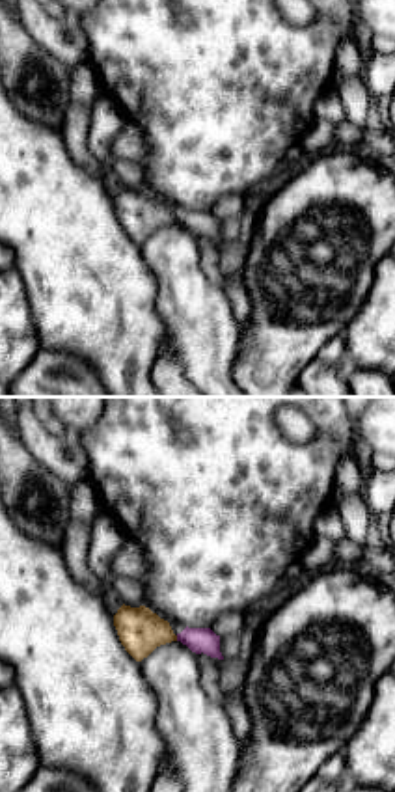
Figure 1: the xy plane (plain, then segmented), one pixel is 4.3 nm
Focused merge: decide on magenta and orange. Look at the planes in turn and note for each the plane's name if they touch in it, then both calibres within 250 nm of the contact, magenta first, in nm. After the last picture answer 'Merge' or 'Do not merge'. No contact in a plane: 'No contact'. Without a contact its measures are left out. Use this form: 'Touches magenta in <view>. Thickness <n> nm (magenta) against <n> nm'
Touches magenta in xy. Thickness 110 nm (magenta) against 200 nm

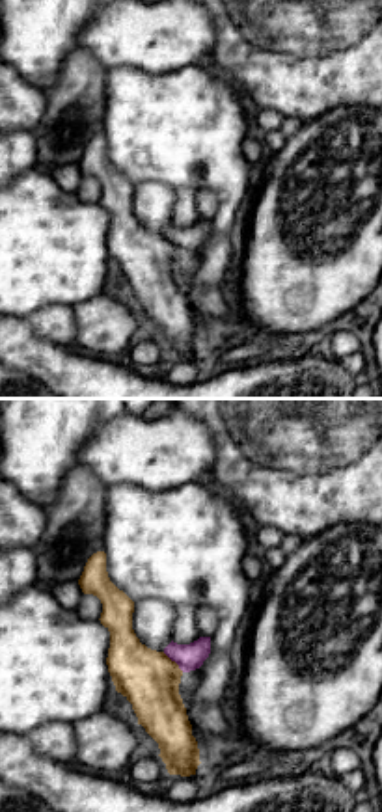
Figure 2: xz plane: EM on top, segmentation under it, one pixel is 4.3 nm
Touches magenta in xz. Thickness 110 nm (magenta) against 260 nm

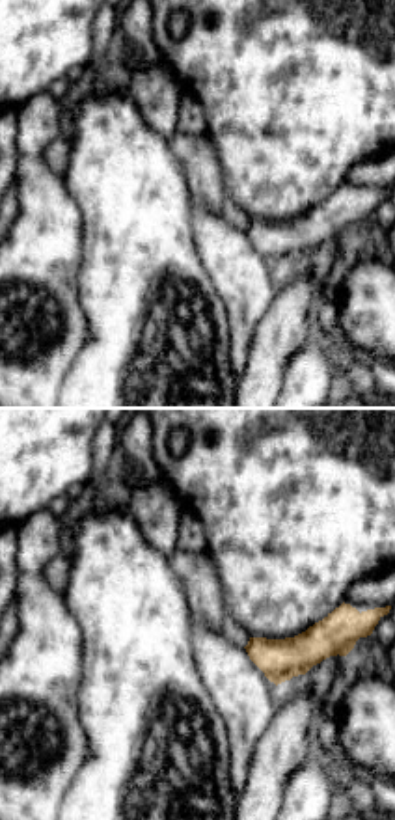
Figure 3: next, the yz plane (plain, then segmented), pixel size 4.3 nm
No contact

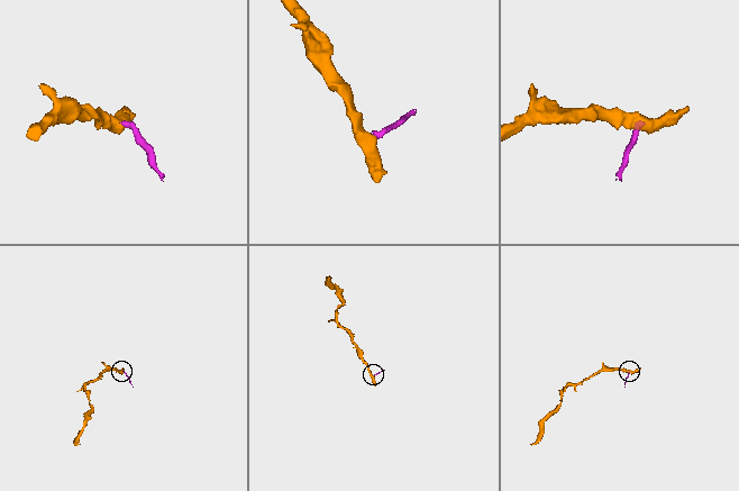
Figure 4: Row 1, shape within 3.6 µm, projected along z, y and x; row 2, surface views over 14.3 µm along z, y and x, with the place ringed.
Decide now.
Do not merge

